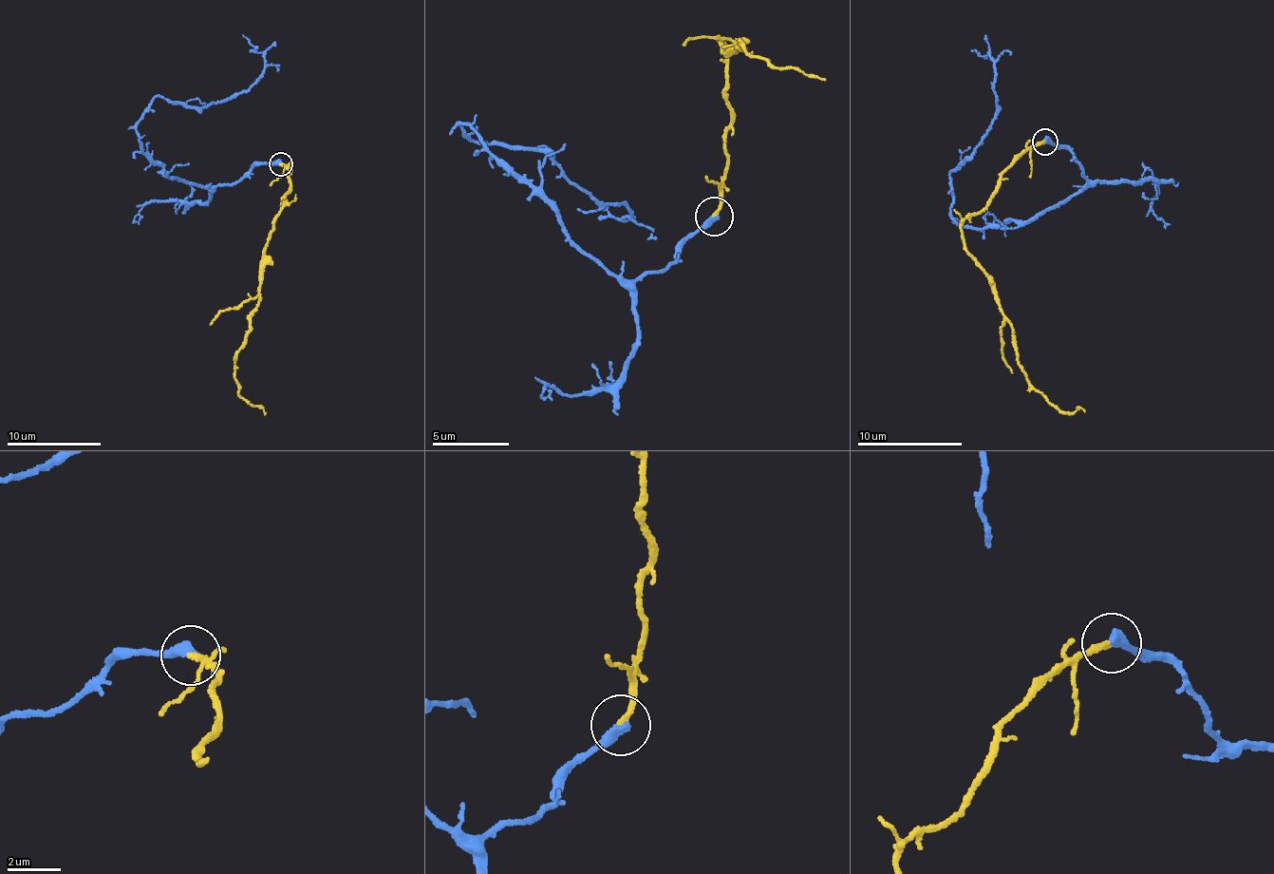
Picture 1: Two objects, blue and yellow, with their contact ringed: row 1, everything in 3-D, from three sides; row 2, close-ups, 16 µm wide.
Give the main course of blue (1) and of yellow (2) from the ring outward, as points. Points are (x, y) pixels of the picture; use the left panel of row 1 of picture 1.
1: (281, 163), (198, 185), (172, 179), (136, 133), (159, 96), (202, 108), (257, 80), (265, 62), (242, 35)
2: (281, 163), (290, 171), (290, 191), (263, 257), (259, 300), (234, 368), (239, 394), (266, 413)

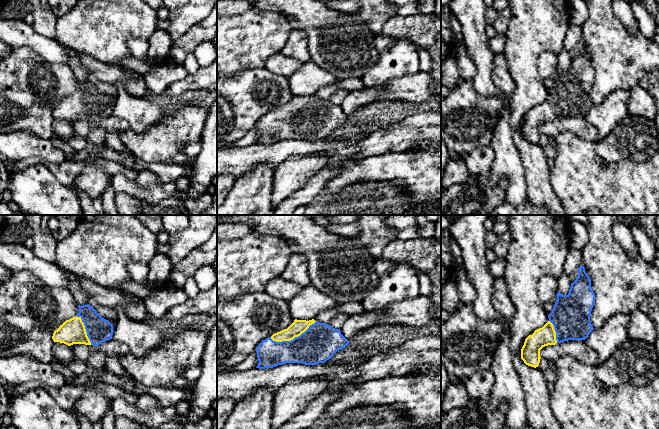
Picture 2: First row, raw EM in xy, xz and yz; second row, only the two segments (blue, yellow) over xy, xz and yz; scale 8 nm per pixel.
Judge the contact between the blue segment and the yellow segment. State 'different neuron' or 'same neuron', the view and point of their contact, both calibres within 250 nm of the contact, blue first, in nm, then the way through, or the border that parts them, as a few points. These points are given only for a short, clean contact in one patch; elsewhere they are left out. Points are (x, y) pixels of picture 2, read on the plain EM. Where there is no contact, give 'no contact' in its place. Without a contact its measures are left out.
same neuron; meets blue in xz at (293, 115); 300 nm thick on the blue side, 120 nm on the other

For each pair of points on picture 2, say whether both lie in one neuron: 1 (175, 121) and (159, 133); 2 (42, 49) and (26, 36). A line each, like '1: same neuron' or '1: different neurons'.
1: same neuron
2: same neuron

